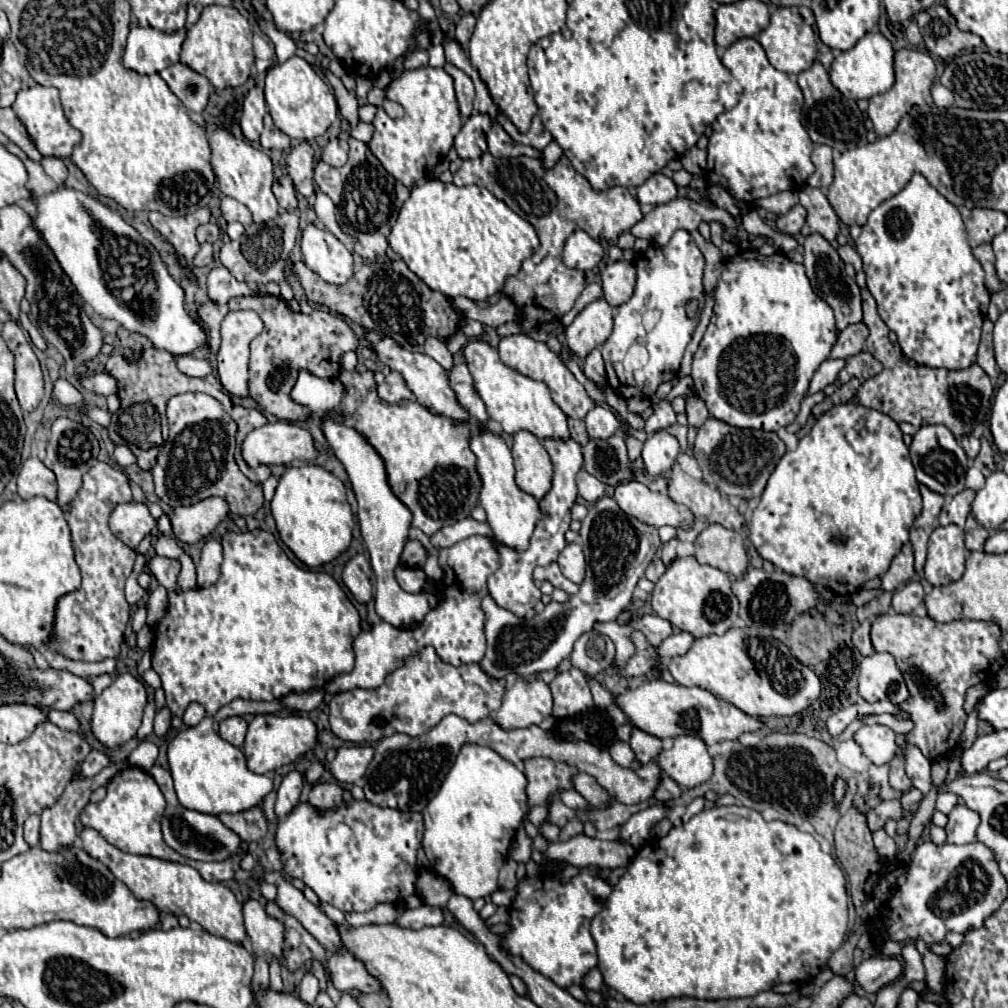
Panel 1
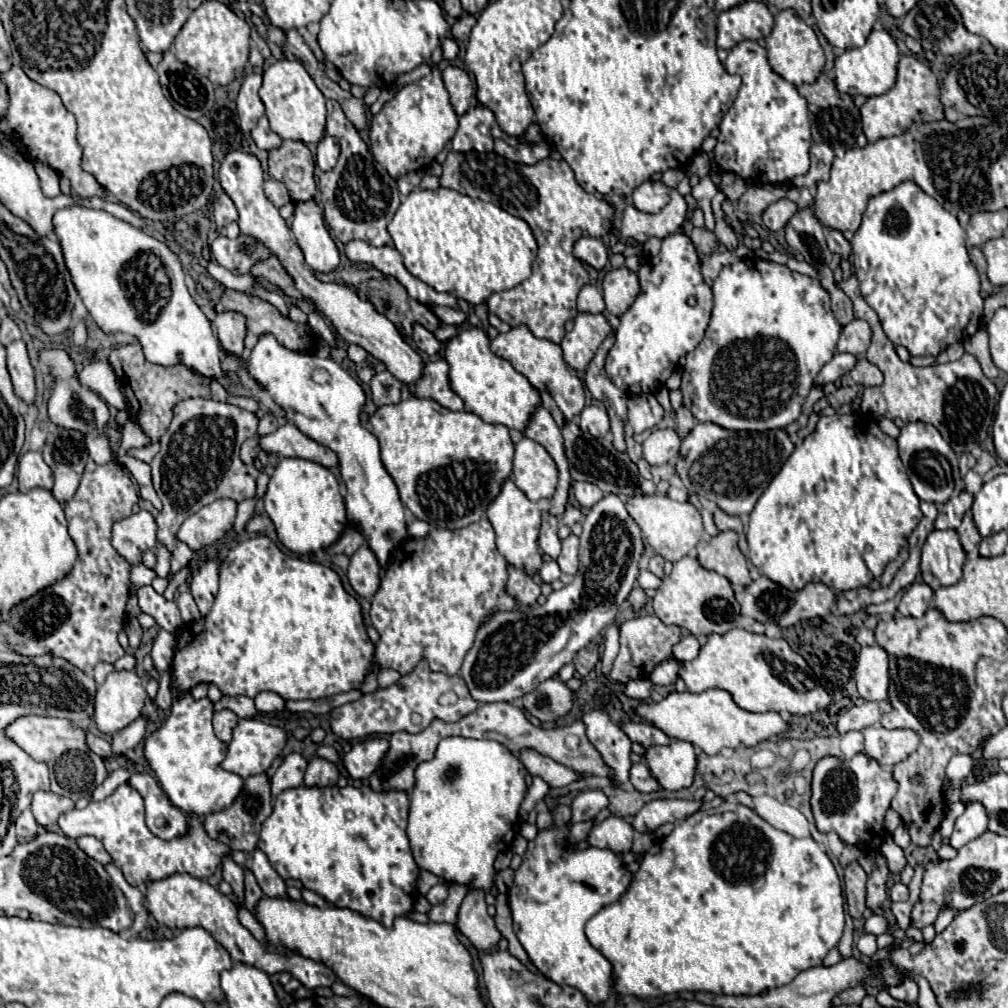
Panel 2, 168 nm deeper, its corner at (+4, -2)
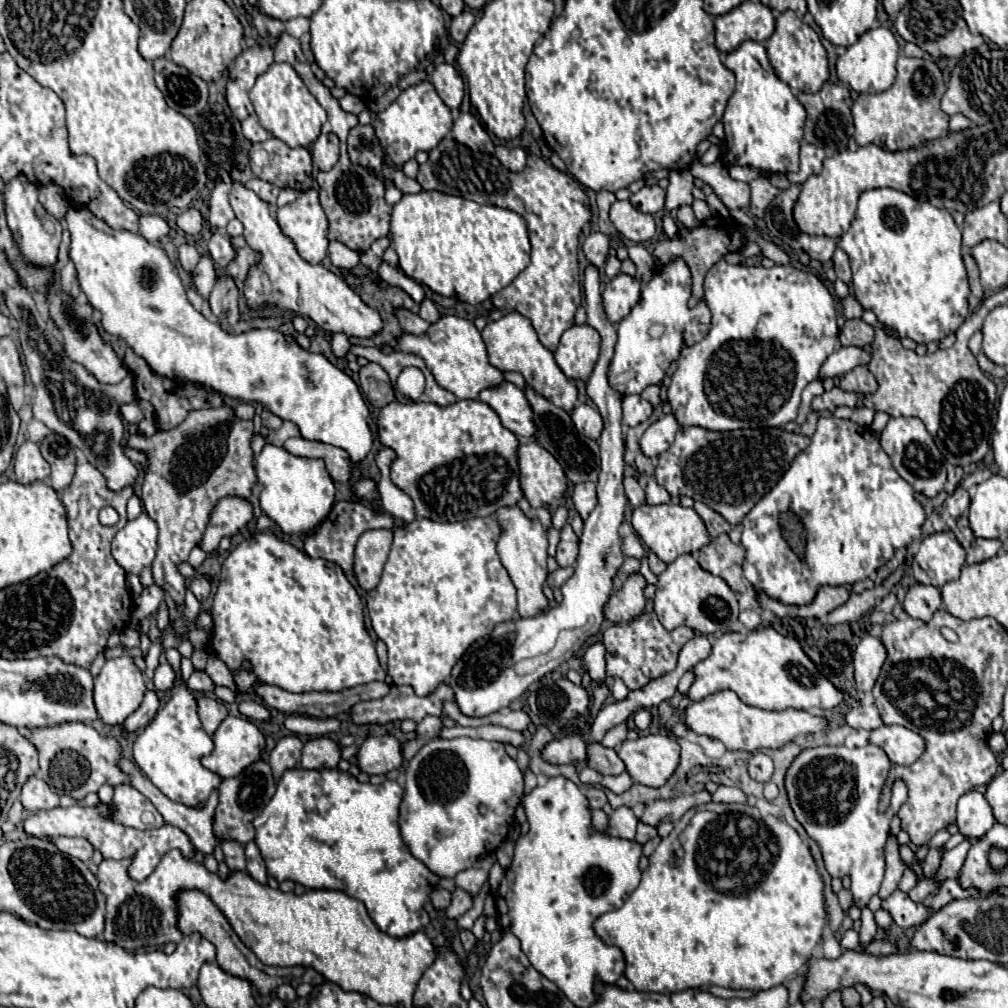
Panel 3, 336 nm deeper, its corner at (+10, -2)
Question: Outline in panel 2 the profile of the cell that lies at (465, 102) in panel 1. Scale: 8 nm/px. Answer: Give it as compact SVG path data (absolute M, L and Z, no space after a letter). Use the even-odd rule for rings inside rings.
M447 66L443 70L443 82L451 96L451 104L457 112L457 116L463 116L467 112L471 96L473 96L473 82L471 82L469 74L457 66Z

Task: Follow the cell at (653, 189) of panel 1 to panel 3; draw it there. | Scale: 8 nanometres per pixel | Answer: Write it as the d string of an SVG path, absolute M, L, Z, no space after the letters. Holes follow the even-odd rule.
M643 186L631 196L631 204L639 208L639 212L655 214L665 204L665 190L661 186Z

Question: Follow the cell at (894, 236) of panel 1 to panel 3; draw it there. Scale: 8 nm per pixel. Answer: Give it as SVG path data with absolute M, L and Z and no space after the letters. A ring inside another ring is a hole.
M867 190L859 196L855 220L839 238L839 246L847 252L851 262L855 298L865 310L871 310L885 328L897 330L899 338L911 338L927 346L955 332L969 316L969 282L961 258L961 230L947 210L919 202L901 190Z

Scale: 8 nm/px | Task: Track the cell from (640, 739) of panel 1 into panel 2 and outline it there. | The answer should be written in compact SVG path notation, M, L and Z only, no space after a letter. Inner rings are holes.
M625 722L625 724L621 724L621 728L633 742L643 744L645 748L671 742L671 736L667 736L663 730L659 730L653 724L647 724L647 722Z

